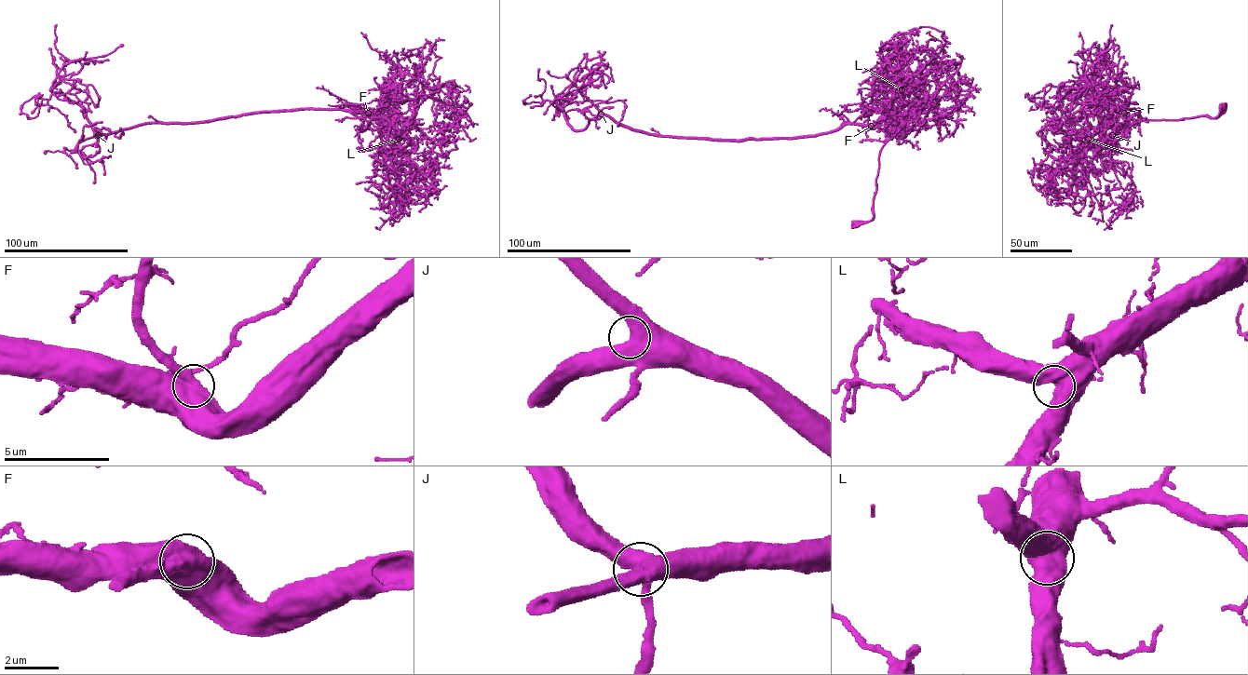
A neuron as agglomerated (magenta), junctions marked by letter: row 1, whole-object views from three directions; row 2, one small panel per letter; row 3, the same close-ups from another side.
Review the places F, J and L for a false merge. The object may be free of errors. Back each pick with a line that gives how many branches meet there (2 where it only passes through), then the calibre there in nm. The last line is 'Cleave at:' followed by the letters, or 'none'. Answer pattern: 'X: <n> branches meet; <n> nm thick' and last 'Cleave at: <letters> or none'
Cleave at: none

